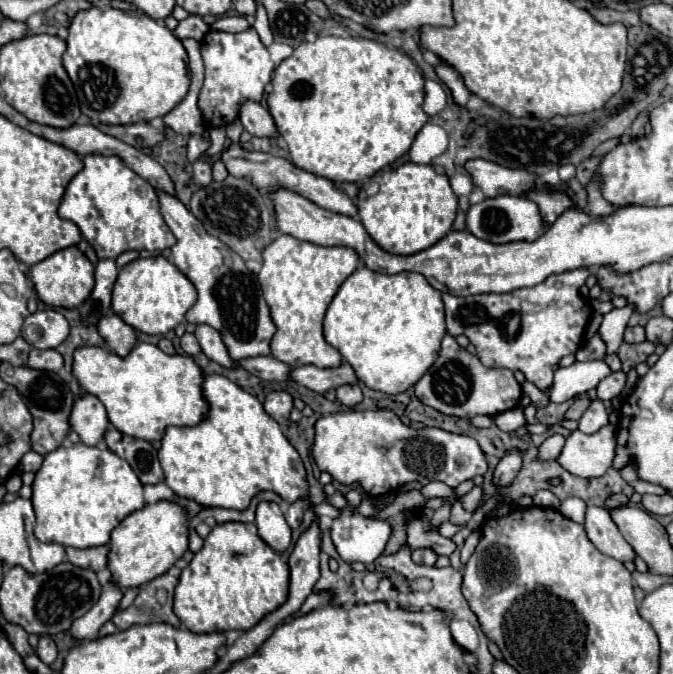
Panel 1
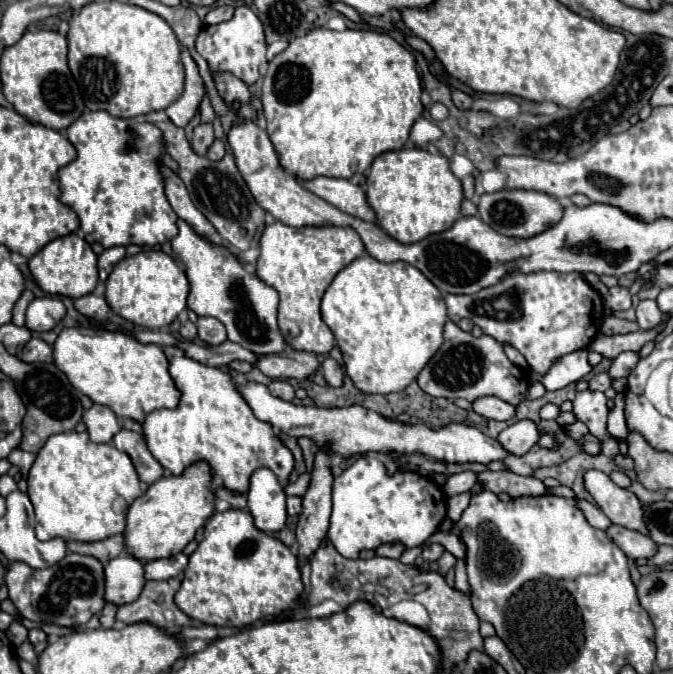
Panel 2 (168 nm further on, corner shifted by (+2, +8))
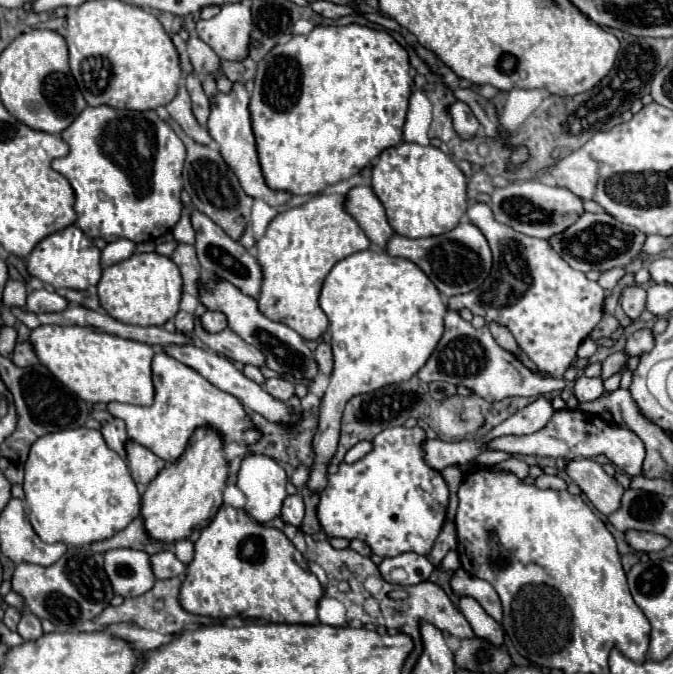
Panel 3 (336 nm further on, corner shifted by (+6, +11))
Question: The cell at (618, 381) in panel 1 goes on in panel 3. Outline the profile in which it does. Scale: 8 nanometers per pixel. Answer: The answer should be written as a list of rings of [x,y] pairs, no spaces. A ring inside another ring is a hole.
[[[639,329],[635,331],[629,339],[627,339],[627,345],[625,345],[625,353],[629,357],[635,357],[635,355],[643,355],[647,351],[651,351],[655,345],[655,337],[653,337],[653,331],[651,329]]]

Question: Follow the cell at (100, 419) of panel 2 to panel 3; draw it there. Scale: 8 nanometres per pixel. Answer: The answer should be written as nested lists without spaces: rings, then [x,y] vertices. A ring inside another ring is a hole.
[[[113,419],[111,423],[103,423],[103,429],[101,429],[107,445],[119,453],[121,459],[127,459],[127,449],[125,449],[125,443],[127,443],[127,433],[125,433],[125,423],[121,419]]]

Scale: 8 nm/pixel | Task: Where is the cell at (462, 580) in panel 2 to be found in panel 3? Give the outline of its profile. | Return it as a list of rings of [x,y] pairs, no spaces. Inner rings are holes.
[[[461,597],[459,599],[459,609],[465,615],[465,619],[469,621],[469,625],[473,627],[477,637],[483,637],[487,641],[491,641],[493,645],[503,645],[503,629],[501,625],[487,615],[487,611],[471,597]]]

